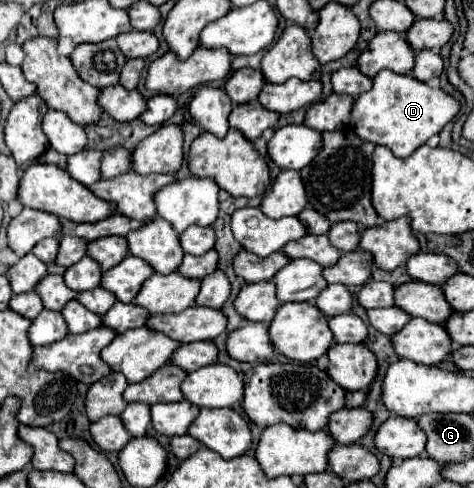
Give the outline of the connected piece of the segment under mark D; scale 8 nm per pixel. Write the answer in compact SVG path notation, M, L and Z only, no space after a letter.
M382 70L374 76L372 88L354 100L350 124L362 140L390 148L396 158L408 158L430 136L438 134L458 114L458 110L458 100L440 88L430 88L412 76Z

